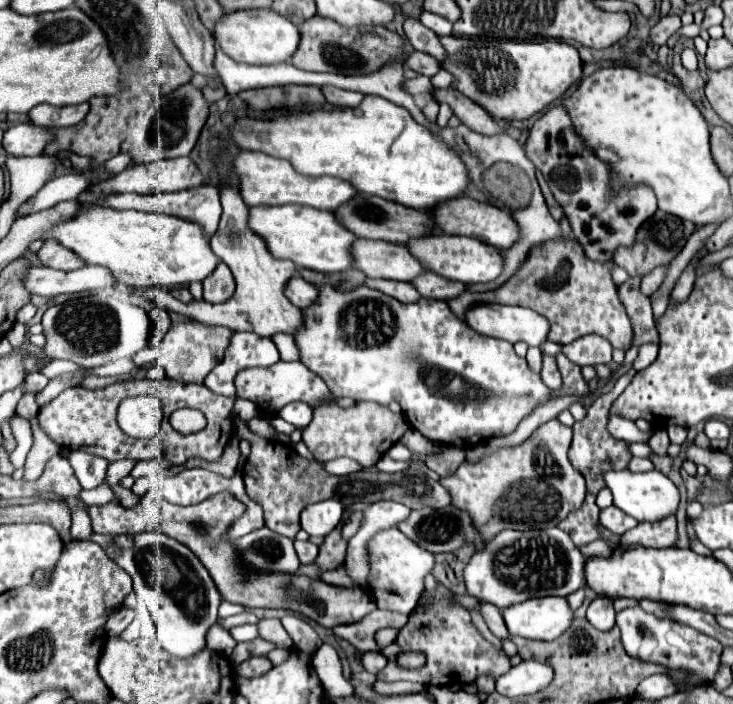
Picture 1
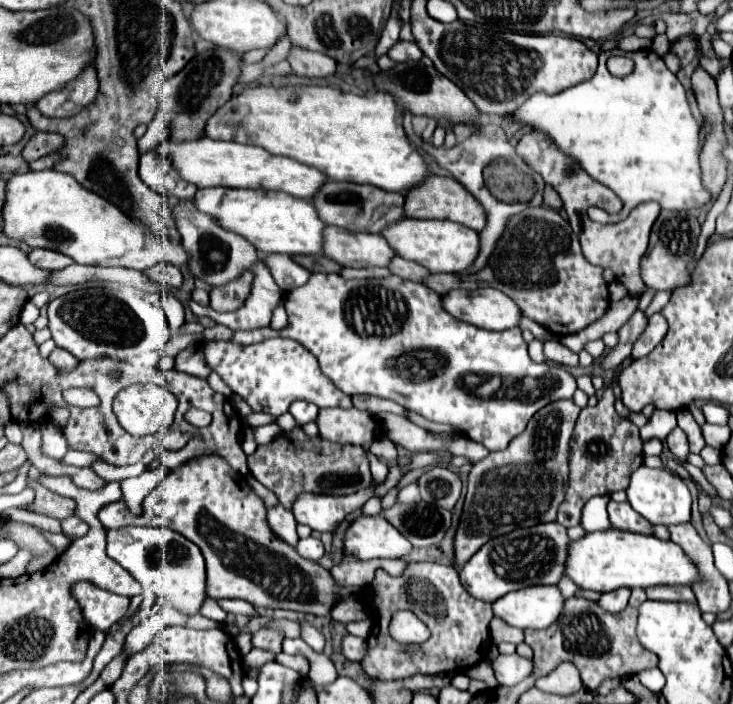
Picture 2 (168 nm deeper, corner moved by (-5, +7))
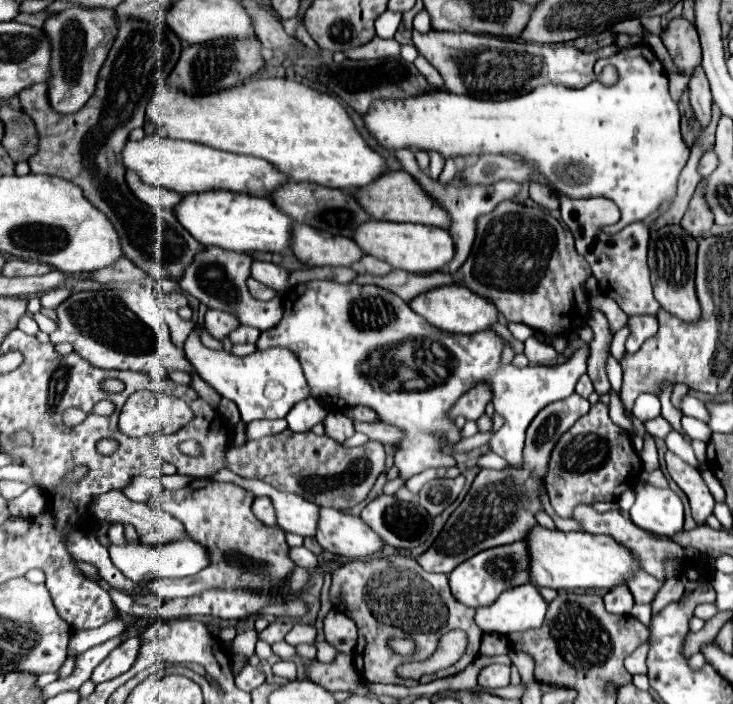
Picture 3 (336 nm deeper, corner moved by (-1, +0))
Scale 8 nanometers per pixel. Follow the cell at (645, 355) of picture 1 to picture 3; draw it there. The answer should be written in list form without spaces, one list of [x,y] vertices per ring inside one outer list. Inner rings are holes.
[[[630,316],[626,326],[630,328],[630,336],[626,338],[626,352],[636,352],[658,332],[658,320],[654,316]]]

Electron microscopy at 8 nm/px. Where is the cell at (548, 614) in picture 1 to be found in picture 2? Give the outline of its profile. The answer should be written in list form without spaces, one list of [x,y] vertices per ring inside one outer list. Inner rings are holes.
[[[530,587],[512,591],[492,603],[494,615],[504,619],[508,625],[518,629],[546,629],[556,623],[562,609],[564,597],[558,587]]]

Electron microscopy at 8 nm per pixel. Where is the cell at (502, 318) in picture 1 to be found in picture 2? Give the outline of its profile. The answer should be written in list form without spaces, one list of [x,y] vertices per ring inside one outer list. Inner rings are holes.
[[[456,289],[442,297],[442,305],[448,313],[464,323],[472,323],[480,329],[506,331],[518,327],[522,315],[520,307],[496,289],[464,291]]]

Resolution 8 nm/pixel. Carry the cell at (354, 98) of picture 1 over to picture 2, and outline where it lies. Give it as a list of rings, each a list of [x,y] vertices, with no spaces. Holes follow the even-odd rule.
[[[292,47],[290,57],[288,57],[292,69],[300,77],[314,77],[314,79],[328,79],[336,73],[336,63],[322,55],[322,53],[312,53],[304,51],[300,47]]]

